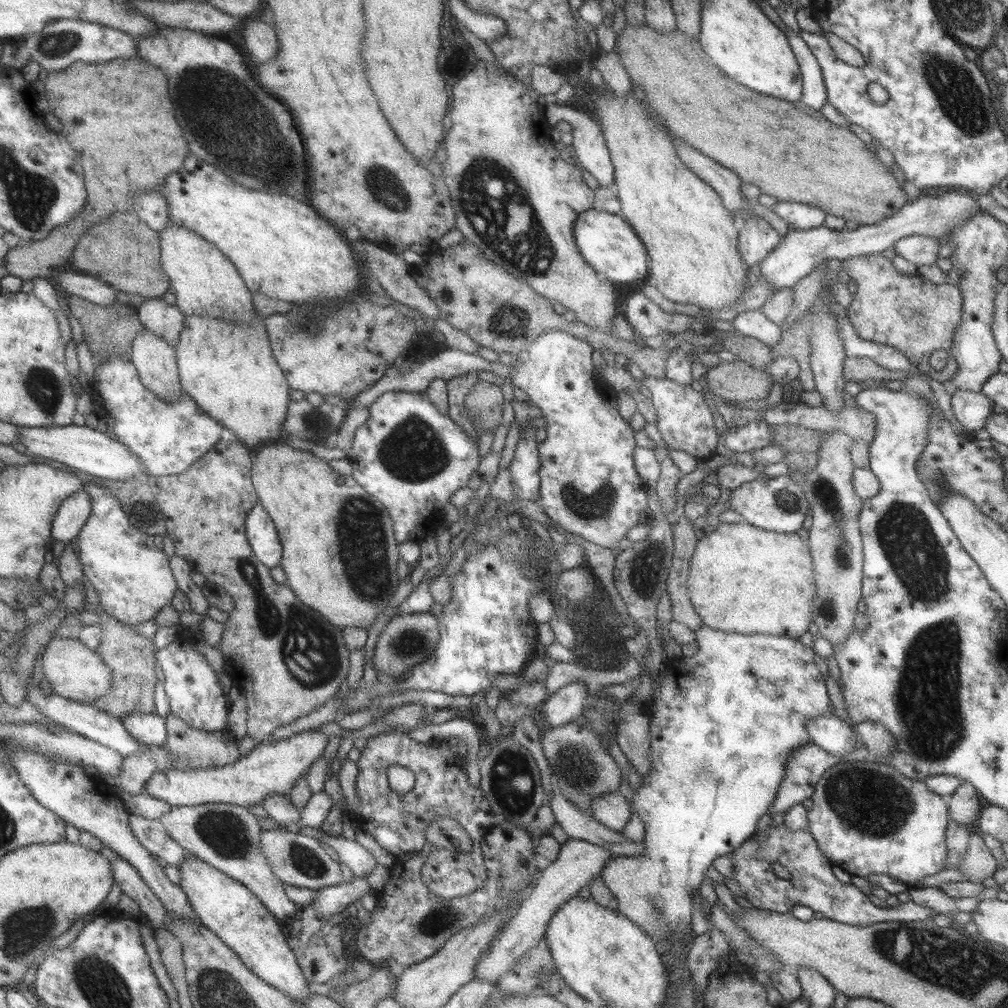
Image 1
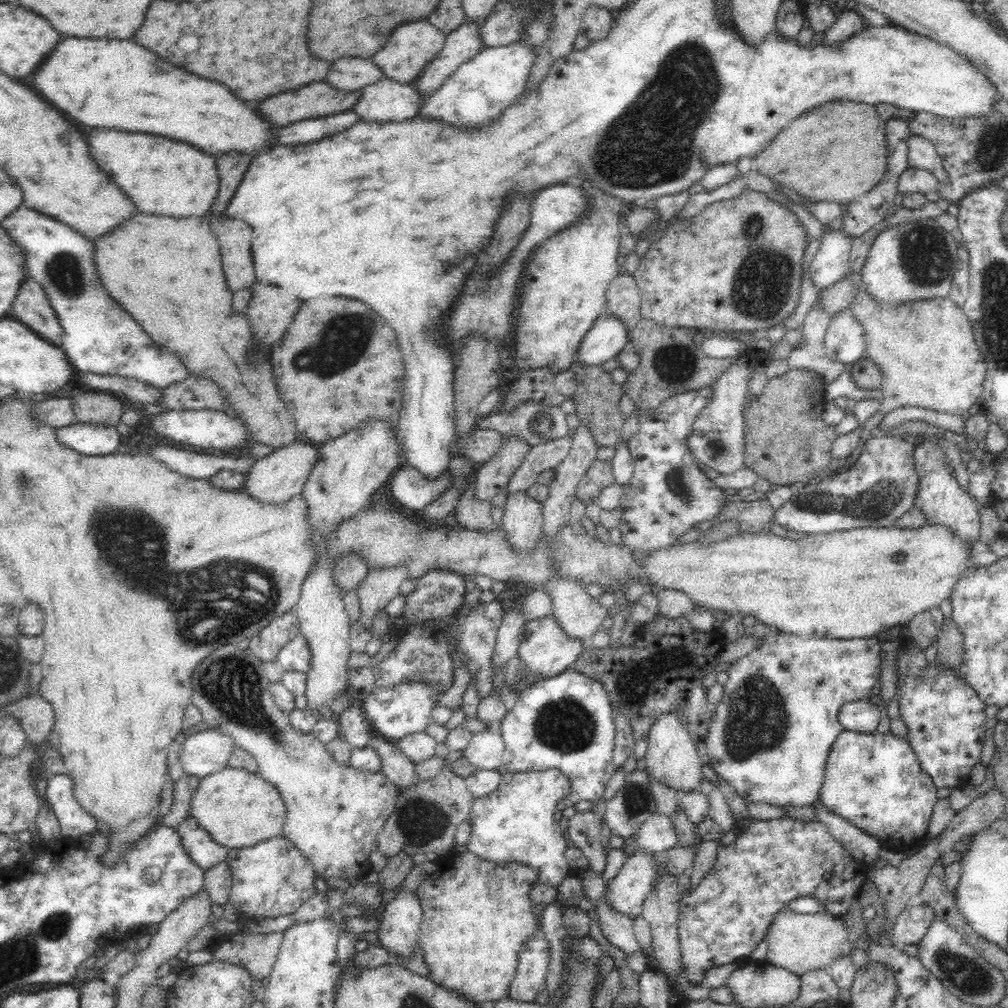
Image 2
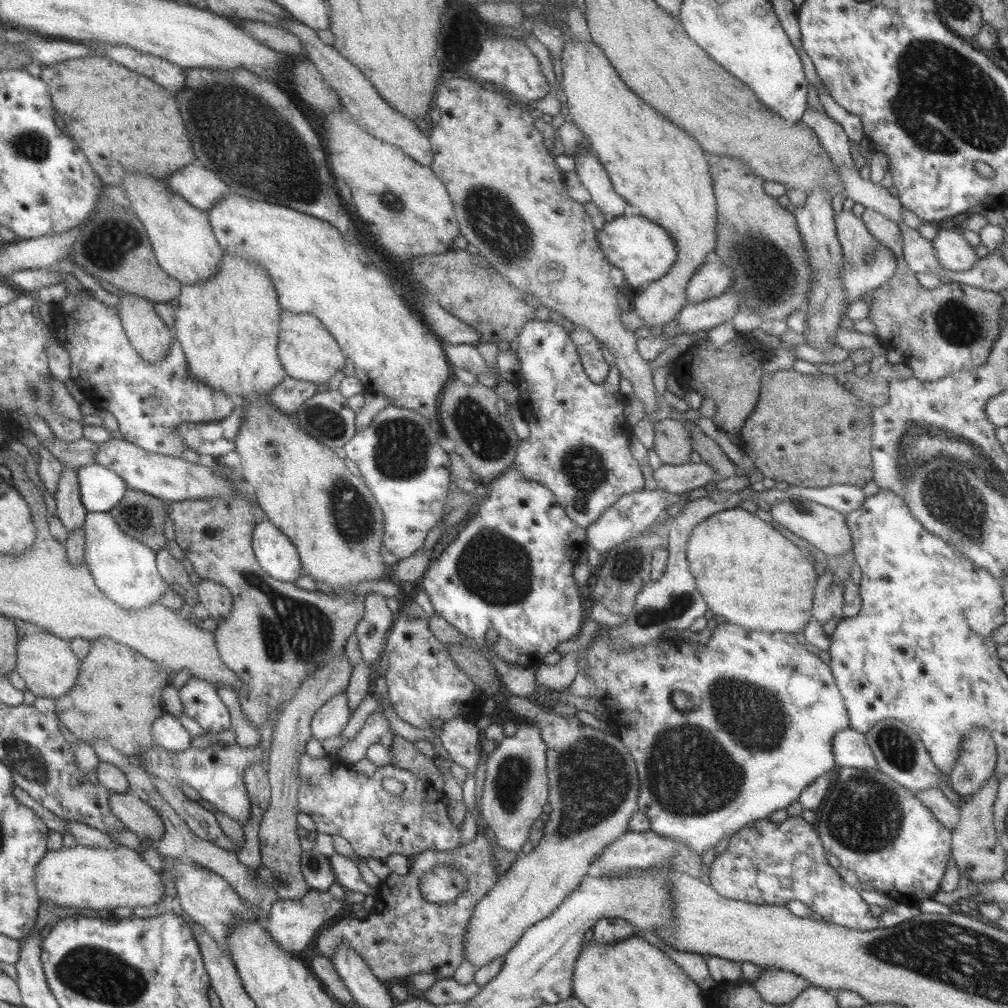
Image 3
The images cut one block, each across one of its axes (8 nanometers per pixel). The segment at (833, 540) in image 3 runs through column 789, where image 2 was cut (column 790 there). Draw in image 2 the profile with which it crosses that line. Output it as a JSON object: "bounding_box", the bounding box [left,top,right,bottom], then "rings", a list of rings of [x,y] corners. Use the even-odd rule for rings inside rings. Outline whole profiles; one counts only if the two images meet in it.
{"bounding_box":[772,436,919,534],"rings":[[[904,436],[871,437],[848,472],[832,478],[822,476],[806,486],[794,488],[792,498],[782,508],[775,510],[772,522],[804,534],[892,526],[896,519],[914,506],[916,500],[919,474],[914,452],[915,446]]]}

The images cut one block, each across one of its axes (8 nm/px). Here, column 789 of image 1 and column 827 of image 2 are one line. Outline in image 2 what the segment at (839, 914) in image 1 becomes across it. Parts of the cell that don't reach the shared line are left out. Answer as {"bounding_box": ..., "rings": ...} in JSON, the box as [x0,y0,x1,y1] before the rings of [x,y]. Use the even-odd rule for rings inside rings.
{"bounding_box":[677,816,866,986],"rings":[[[789,816],[772,820],[754,819],[731,844],[717,850],[716,863],[700,884],[681,896],[677,933],[680,963],[686,979],[693,986],[700,985],[710,968],[734,963],[742,957],[748,959],[765,939],[775,916],[794,899],[813,897],[824,904],[825,913],[841,917],[846,915],[856,894],[866,883],[856,879],[860,868],[862,864],[858,864],[843,844],[830,834],[826,825],[816,820],[801,821]],[[827,871],[832,873],[828,880],[824,878]]]}

